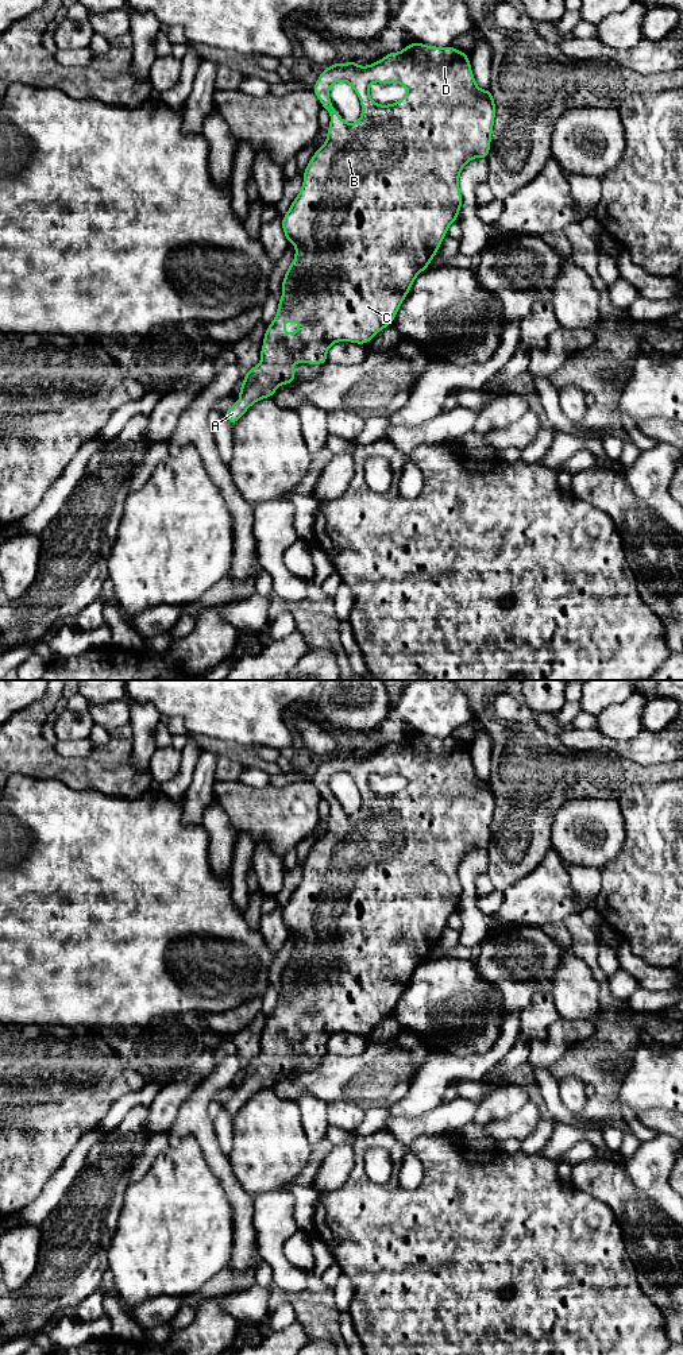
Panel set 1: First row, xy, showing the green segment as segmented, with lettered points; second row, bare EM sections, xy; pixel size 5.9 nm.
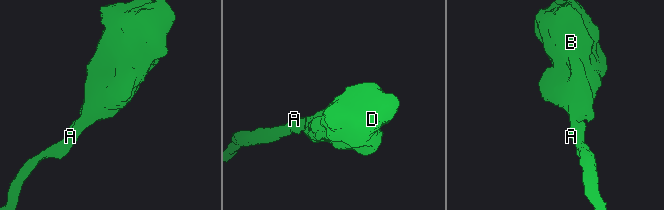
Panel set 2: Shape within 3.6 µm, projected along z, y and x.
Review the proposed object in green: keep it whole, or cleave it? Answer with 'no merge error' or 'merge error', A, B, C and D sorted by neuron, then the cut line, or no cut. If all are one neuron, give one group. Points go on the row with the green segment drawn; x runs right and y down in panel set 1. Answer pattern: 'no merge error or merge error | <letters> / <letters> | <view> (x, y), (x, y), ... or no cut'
no merge error | A B C D | no cut

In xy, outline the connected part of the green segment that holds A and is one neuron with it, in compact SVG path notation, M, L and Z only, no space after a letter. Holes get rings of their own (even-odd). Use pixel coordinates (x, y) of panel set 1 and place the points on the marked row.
M413 42L367 66L356 65L352 58L346 65L336 62L319 76L313 93L331 115L327 142L310 158L302 188L281 220L286 242L296 247L296 256L282 281L277 314L263 336L262 362L246 371L240 399L223 413L232 425L256 401L274 397L279 385L293 383L294 363L325 364L333 343L367 344L394 321L416 277L428 269L448 227L459 217L463 202L459 174L468 161L487 161L490 153L495 101L490 88L482 90L476 85L468 55L454 46ZM339 81L348 82L360 100L362 116L356 123L346 123L331 103L329 88ZM371 82L397 82L406 86L408 93L393 104L379 105L368 94ZM290 320L301 327L294 333L283 331Z

